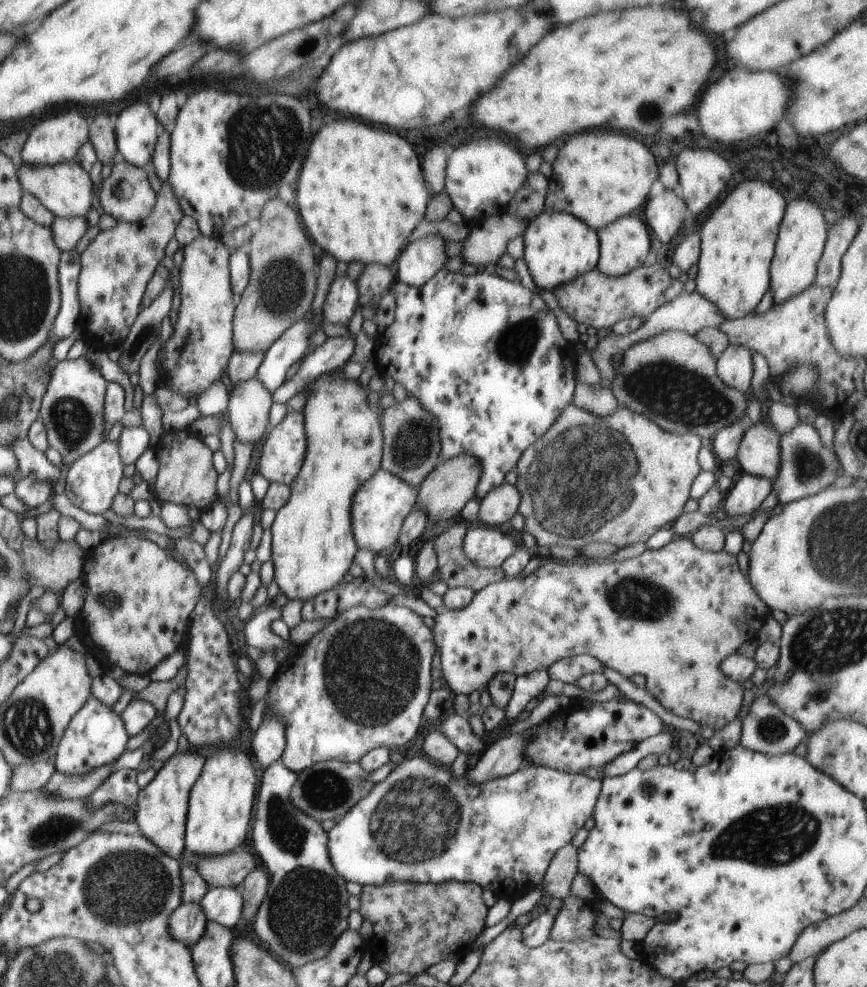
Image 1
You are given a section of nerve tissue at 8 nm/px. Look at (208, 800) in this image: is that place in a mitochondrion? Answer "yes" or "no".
no

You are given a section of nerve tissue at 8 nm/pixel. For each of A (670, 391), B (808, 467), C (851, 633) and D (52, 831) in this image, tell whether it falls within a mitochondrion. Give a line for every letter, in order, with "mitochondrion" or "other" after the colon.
A: mitochondrion
B: mitochondrion
C: mitochondrion
D: mitochondrion

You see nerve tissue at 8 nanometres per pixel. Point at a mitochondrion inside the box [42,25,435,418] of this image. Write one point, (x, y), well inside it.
(263, 145)

